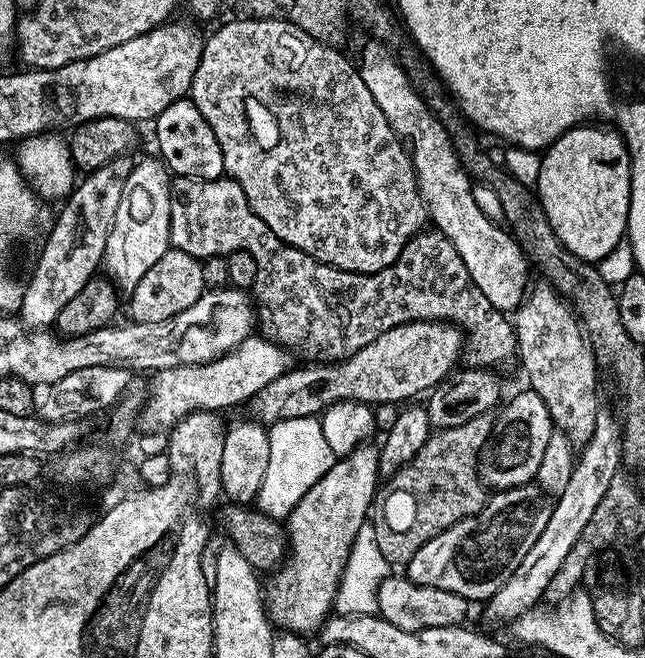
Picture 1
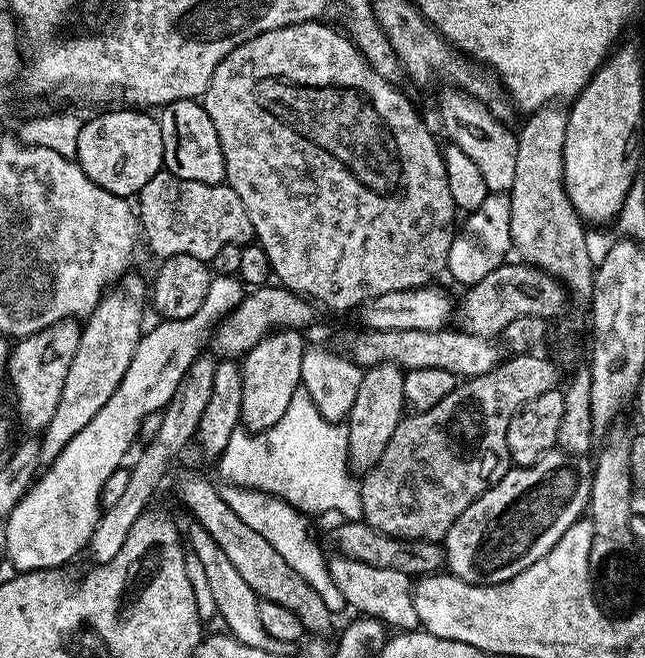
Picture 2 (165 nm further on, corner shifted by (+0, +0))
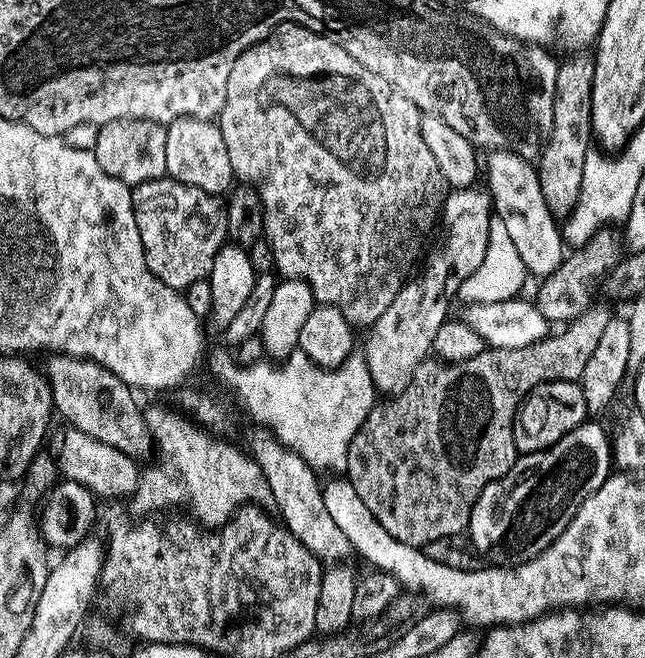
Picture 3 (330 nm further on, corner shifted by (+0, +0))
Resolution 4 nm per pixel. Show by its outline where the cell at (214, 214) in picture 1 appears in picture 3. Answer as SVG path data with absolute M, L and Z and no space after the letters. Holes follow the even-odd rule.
M165 178L135 185L132 188L132 202L138 234L144 247L144 260L172 260L172 288L177 290L187 290L194 282L205 279L212 270L218 250L226 243L228 227L225 201L206 190Z

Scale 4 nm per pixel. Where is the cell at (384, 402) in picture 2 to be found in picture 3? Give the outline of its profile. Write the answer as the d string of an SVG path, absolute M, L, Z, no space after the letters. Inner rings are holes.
M483 187L458 188L445 195L442 224L448 229L440 245L427 253L428 261L427 256L423 261L424 273L413 275L402 290L398 290L394 302L386 306L382 318L372 323L365 335L368 337L362 340L362 355L377 393L391 398L406 390L414 370L429 359L434 334L438 334L445 320L449 319L448 303L453 302L463 280L478 270L486 257L493 215L491 198Z

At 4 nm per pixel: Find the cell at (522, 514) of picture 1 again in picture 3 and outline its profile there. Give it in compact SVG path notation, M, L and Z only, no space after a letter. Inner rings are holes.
M600 422L580 424L544 451L521 455L509 472L490 482L474 502L466 529L472 547L492 566L530 562L566 530L578 506L606 482L613 468L610 436Z

